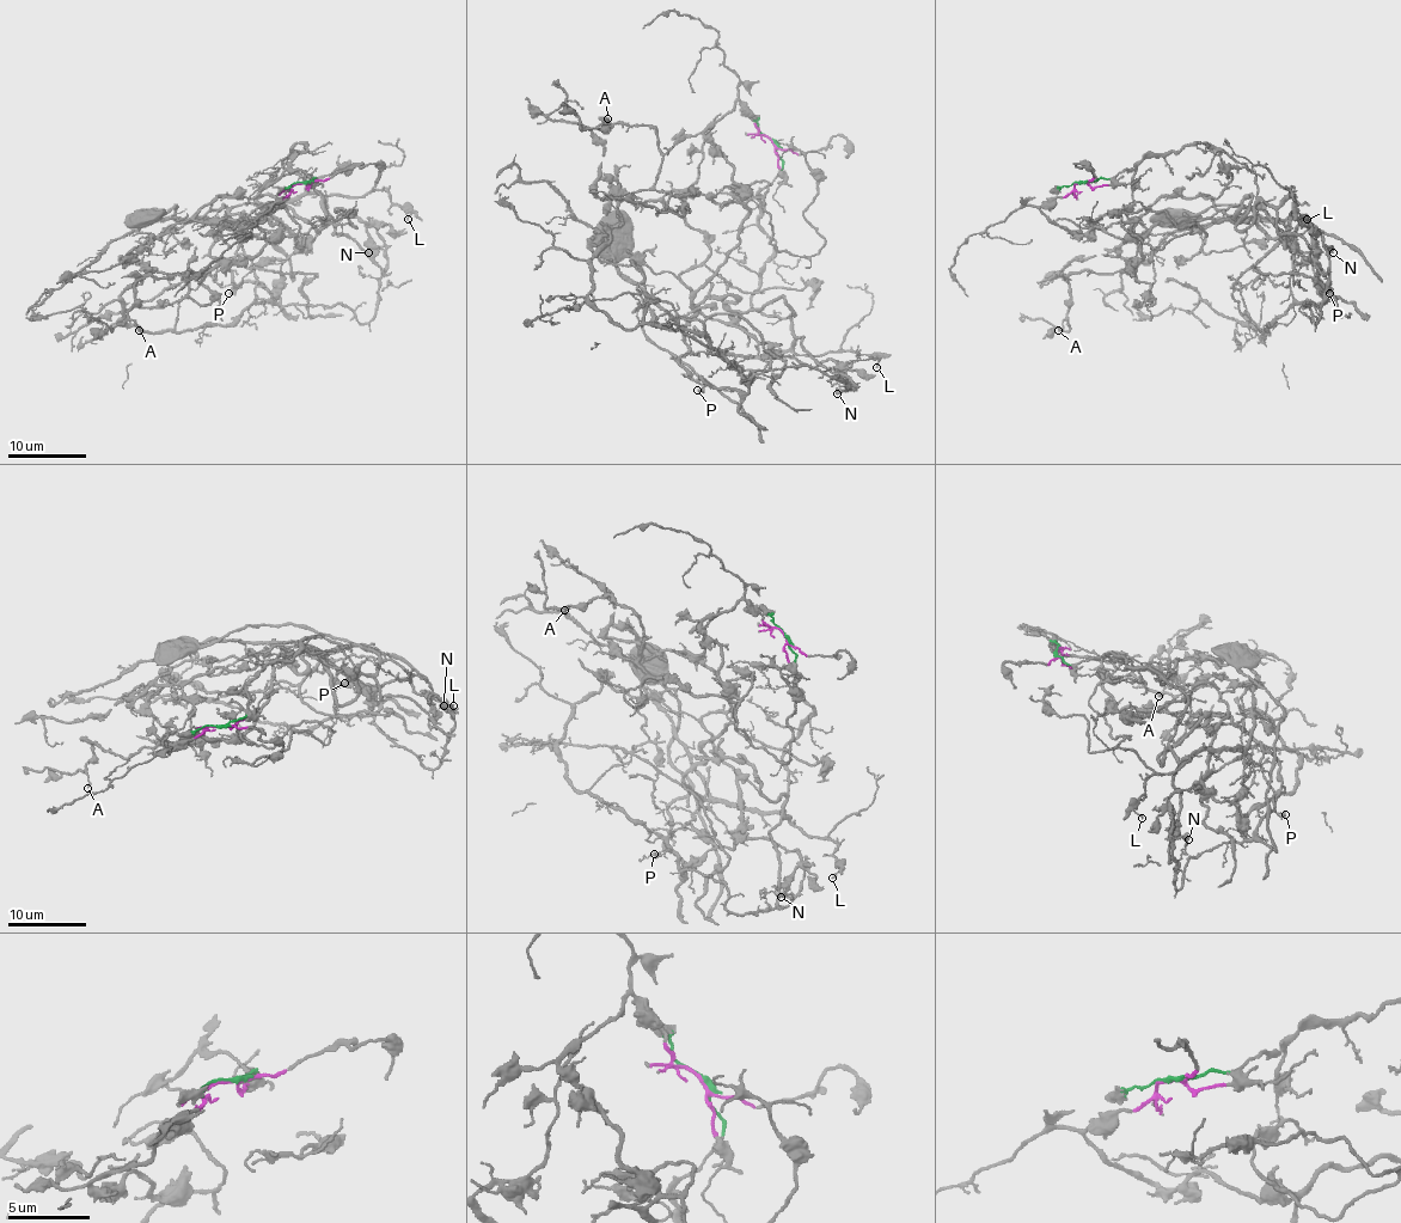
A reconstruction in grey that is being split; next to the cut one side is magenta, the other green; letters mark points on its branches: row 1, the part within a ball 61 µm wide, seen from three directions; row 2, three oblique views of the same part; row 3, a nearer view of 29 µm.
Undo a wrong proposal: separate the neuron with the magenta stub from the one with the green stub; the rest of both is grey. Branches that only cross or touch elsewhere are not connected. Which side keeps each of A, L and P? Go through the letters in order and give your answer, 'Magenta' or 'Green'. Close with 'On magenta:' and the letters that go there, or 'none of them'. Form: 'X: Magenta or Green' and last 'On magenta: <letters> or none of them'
A: Magenta
L: Green
P: Magenta
On magenta: A, P

